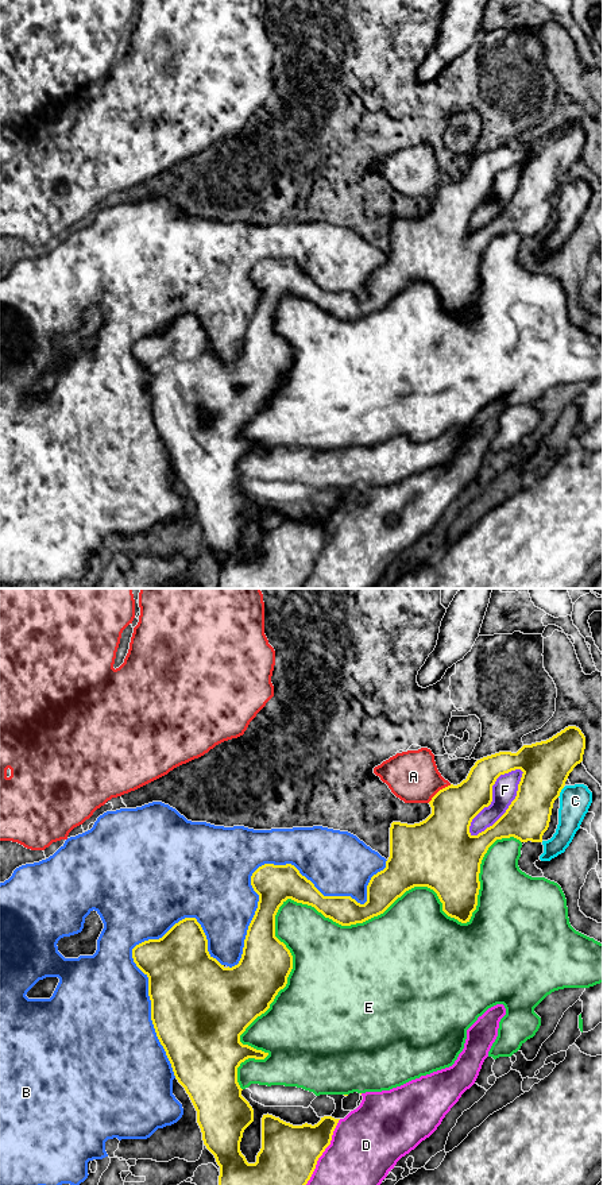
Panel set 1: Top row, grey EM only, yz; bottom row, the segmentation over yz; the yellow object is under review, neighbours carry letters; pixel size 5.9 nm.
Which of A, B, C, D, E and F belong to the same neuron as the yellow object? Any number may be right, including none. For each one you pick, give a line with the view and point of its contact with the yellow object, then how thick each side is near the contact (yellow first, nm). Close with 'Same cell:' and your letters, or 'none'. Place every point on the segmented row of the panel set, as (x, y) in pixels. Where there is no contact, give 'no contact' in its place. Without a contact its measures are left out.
Same cell: none

